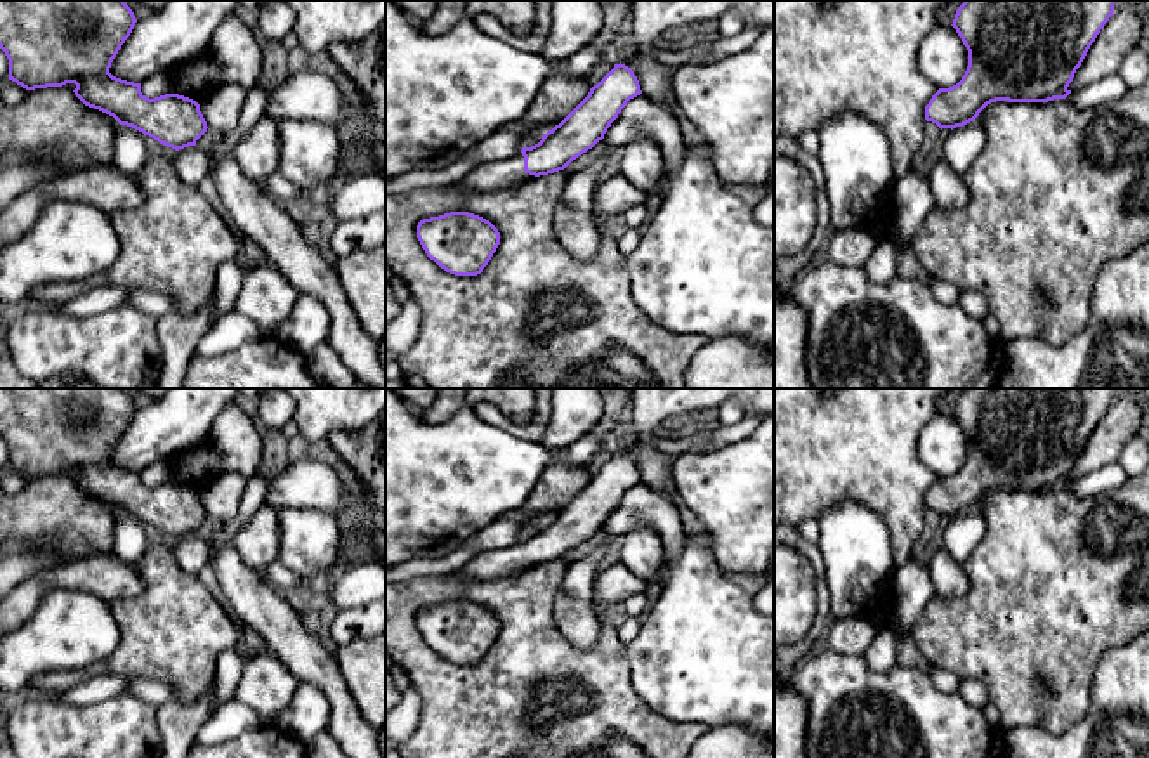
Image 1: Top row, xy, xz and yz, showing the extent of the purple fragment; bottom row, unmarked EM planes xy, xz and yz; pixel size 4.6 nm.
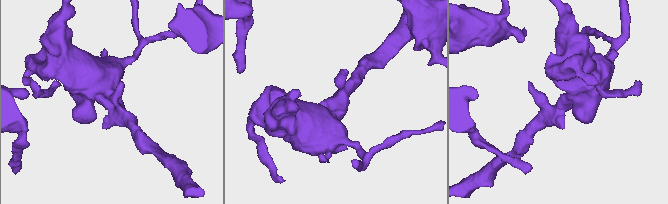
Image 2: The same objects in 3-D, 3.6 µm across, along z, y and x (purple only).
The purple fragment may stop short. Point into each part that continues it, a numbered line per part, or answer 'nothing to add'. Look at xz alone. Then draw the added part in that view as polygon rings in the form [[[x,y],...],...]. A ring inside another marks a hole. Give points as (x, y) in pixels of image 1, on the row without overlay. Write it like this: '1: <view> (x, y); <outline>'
1: xz (495, 564); [[[517,541],[502,550],[488,550],[476,555],[462,571],[455,572],[463,579],[507,579],[535,567],[524,560],[524,545]]]

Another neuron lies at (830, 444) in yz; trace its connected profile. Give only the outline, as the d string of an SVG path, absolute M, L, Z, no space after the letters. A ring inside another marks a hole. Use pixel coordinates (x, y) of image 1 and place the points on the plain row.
M774 389L774 526L788 524L798 527L807 519L817 519L823 510L838 505L842 500L861 503L878 512L890 531L894 567L904 565L913 559L913 545L925 526L925 494L939 479L918 454L918 437L922 428L937 413L939 399L949 389Z

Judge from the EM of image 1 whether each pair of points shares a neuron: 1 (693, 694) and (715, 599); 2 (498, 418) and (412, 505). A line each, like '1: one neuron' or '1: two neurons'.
1: one neuron
2: two neurons

